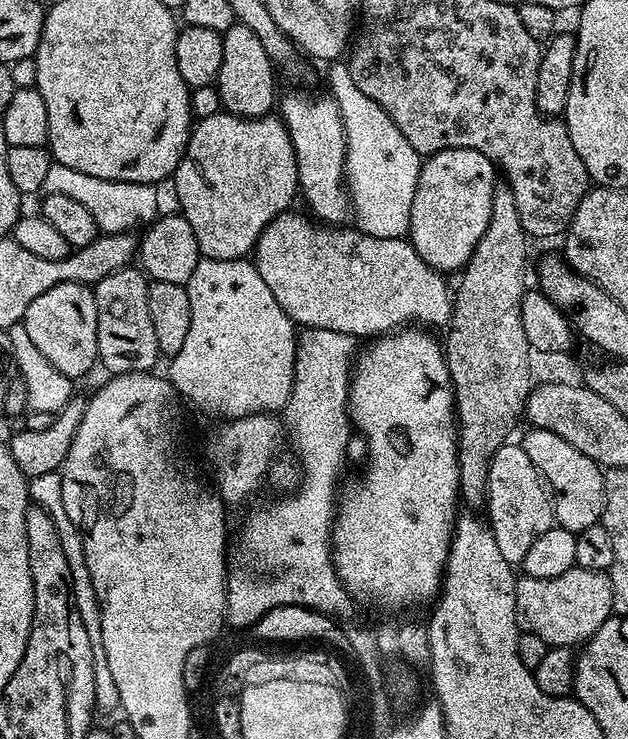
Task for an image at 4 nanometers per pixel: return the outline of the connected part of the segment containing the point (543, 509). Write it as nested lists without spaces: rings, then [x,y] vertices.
[[[519,443],[503,444],[494,454],[488,479],[488,499],[486,501],[487,523],[498,542],[502,558],[513,566],[523,565],[530,545],[537,538],[554,527],[550,493],[541,477],[540,471],[530,462],[526,450]]]

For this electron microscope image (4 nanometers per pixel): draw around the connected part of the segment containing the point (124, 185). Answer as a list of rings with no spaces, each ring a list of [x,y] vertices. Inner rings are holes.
[[[55,162],[46,174],[43,191],[70,194],[70,198],[78,198],[78,202],[82,202],[82,206],[86,206],[86,210],[94,214],[96,223],[102,226],[105,233],[132,232],[135,224],[147,226],[157,219],[161,211],[160,200],[156,197],[157,189],[151,184],[94,178],[94,174],[82,174],[82,170],[70,170],[70,166],[62,166]]]

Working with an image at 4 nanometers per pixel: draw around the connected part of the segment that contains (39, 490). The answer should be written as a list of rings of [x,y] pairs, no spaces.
[[[60,472],[38,474],[28,481],[29,497],[39,507],[45,508],[54,518],[54,526],[58,529],[58,542],[62,542],[62,550],[66,554],[66,562],[70,562],[72,575],[72,599],[76,601],[76,609],[82,618],[82,626],[86,626],[86,638],[90,638],[90,650],[94,662],[94,694],[96,695],[96,708],[99,711],[112,712],[120,708],[118,686],[114,686],[114,677],[110,674],[110,666],[106,660],[106,646],[102,644],[102,622],[100,621],[100,603],[94,594],[94,582],[90,582],[90,570],[86,570],[86,554],[84,553],[84,536],[70,522],[70,514],[66,514],[66,502],[62,502],[62,478]]]

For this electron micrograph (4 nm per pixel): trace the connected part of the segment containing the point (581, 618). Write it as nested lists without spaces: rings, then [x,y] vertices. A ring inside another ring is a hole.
[[[575,567],[558,578],[535,580],[521,575],[516,581],[516,624],[521,632],[538,634],[549,646],[583,645],[612,615],[612,577],[608,572]]]

